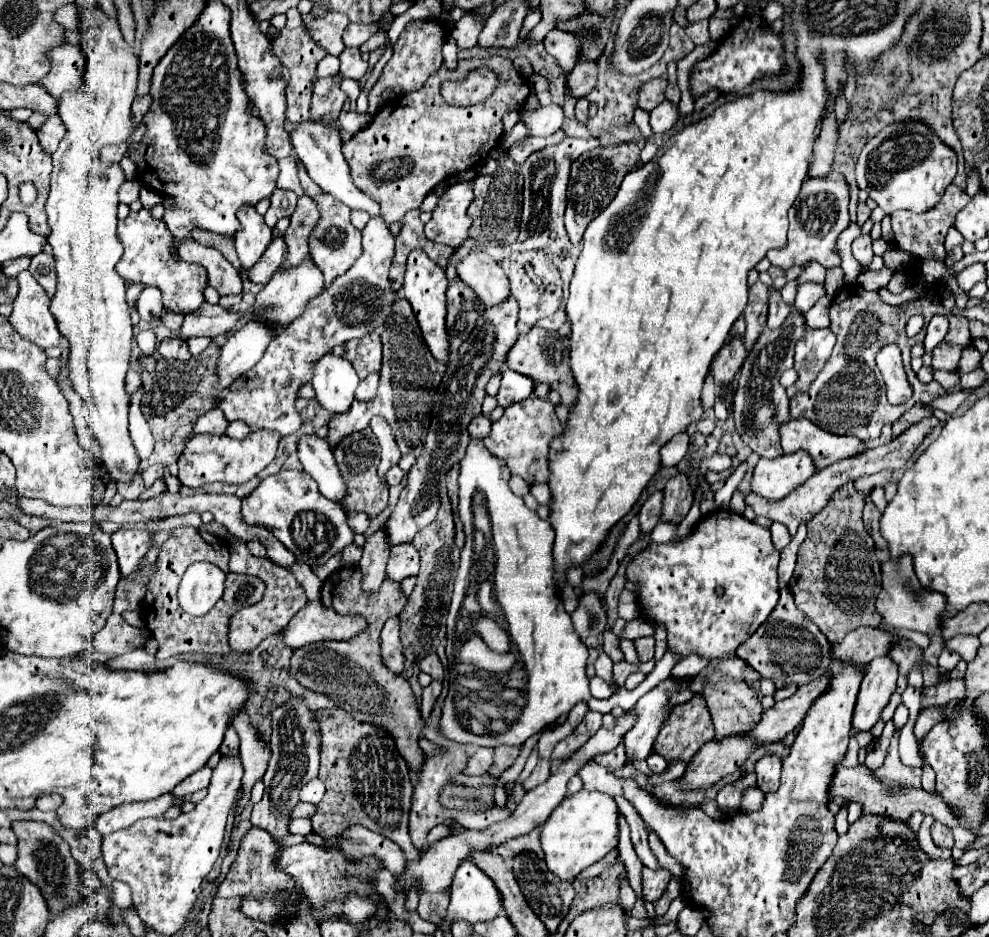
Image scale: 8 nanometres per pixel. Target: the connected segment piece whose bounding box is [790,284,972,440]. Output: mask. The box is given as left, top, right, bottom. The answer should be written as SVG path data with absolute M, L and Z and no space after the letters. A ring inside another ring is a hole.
M858 284L842 288L830 306L830 320L832 320L830 330L836 334L836 346L832 350L832 356L828 358L828 362L824 364L824 368L820 370L820 374L816 376L812 386L806 392L800 392L790 400L790 416L792 418L806 416L816 426L820 426L832 434L854 434L860 440L870 440L870 438L878 438L880 428L884 424L888 424L888 422L892 424L894 420L898 420L916 402L930 404L934 398L942 396L944 388L938 382L924 384L916 378L916 374L910 368L910 348L924 340L926 328L922 328L922 332L916 338L908 338L904 332L904 326L914 312L920 312L926 322L930 322L930 318L934 314L944 314L950 320L950 330L946 334L946 342L968 348L970 340L972 340L970 332L968 332L968 320L964 316L950 314L948 310L938 306L938 300L940 300L938 292L932 290L922 300L910 302L900 308L892 308L892 306L884 304L876 292L866 292ZM886 344L900 346L902 358L904 358L904 368L906 368L906 374L910 376L910 386L914 390L912 398L900 406L892 406L886 400L884 380L882 380L880 370L874 364L876 352Z

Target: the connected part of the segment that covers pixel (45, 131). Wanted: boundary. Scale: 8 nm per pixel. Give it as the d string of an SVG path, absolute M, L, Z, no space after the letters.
M50 116L50 120L46 120L46 124L38 130L38 138L40 138L40 146L46 154L54 154L62 136L64 136L66 128L60 120L60 116Z

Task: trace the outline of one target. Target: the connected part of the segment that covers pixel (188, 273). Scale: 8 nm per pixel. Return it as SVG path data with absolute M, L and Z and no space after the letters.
M142 208L138 212L130 212L126 218L118 222L117 234L124 252L120 262L116 264L116 270L126 282L140 282L144 286L160 288L164 308L178 314L196 312L204 304L202 292L208 286L208 276L204 268L200 268L198 264L188 264L178 256L176 260L172 260L172 254L168 252L170 232L164 220L152 218L150 211Z

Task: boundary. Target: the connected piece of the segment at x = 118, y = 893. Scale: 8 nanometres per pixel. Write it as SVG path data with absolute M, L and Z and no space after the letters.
M104 882L106 886L110 884L114 890L112 890L112 902L114 902L114 906L118 906L118 908L128 908L130 904L132 904L132 898L130 898L130 892L128 892L128 886L124 884L124 882Z

